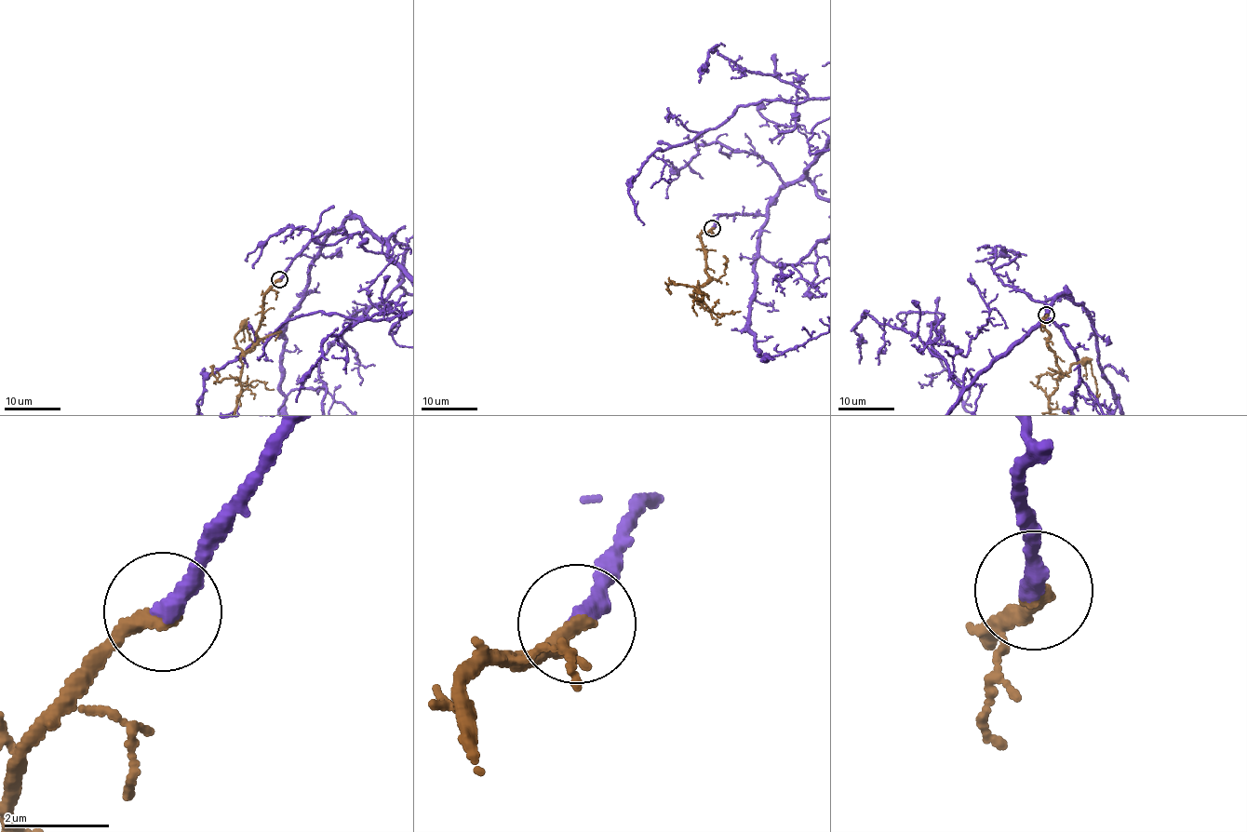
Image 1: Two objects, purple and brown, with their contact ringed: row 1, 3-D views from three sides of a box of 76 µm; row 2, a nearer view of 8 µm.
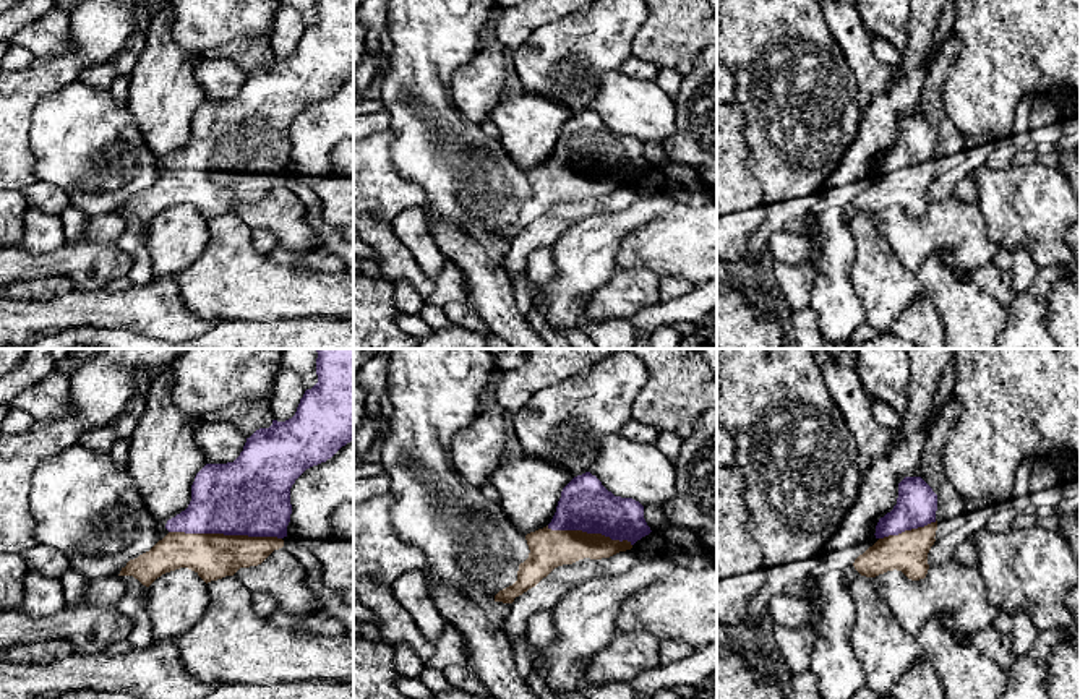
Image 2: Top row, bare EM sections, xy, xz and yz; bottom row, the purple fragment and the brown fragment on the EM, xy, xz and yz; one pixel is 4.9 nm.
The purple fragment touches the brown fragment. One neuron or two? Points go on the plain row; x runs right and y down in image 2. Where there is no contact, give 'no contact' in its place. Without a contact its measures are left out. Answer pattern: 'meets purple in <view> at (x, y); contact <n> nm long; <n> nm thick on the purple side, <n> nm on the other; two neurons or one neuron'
meets purple in xy at (226, 171); contact 550 nm long; 380 nm thick on the purple side, 220 nm on the other; one neuron

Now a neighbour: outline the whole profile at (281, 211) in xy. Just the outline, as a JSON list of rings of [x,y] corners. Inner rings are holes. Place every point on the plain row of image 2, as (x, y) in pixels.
[[[285,185],[274,187],[261,201],[240,204],[235,212],[251,230],[269,230],[277,245],[292,253],[323,248],[323,240],[310,225],[300,198]]]

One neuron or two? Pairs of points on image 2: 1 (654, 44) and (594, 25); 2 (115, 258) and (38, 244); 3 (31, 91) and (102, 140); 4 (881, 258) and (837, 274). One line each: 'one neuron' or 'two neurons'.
1: two neurons
2: two neurons
3: two neurons
4: two neurons

